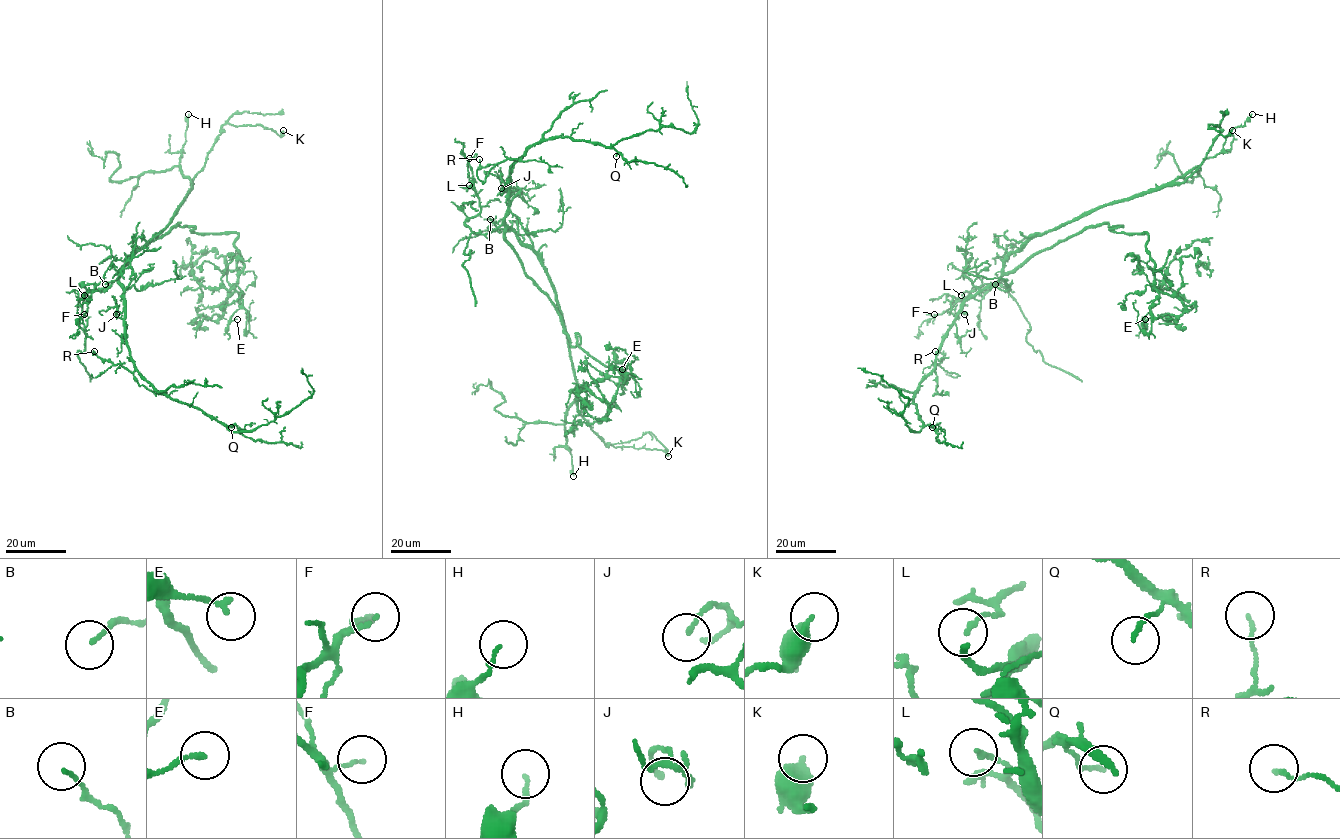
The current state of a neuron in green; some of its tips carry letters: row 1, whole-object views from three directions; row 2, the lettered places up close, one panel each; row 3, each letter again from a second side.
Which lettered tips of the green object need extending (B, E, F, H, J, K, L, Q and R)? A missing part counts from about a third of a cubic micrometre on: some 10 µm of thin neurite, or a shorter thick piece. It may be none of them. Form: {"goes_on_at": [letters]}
{"goes_on_at": []}

